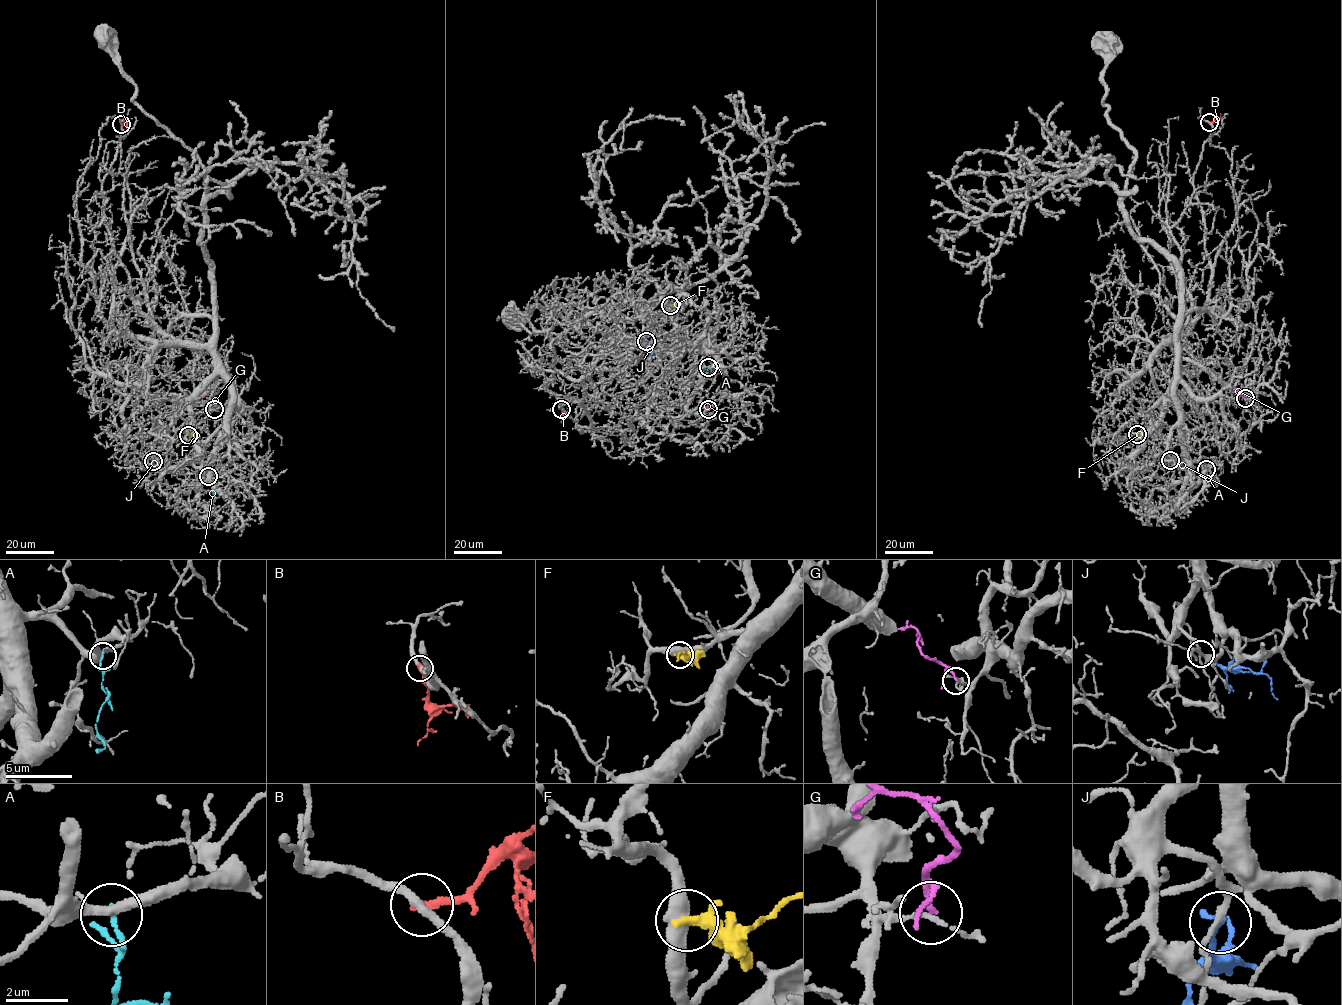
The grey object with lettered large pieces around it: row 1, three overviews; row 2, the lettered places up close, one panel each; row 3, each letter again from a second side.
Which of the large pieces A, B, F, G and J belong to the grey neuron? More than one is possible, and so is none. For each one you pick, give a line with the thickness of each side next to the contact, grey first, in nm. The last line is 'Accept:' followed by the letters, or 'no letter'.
Accept: no letter

